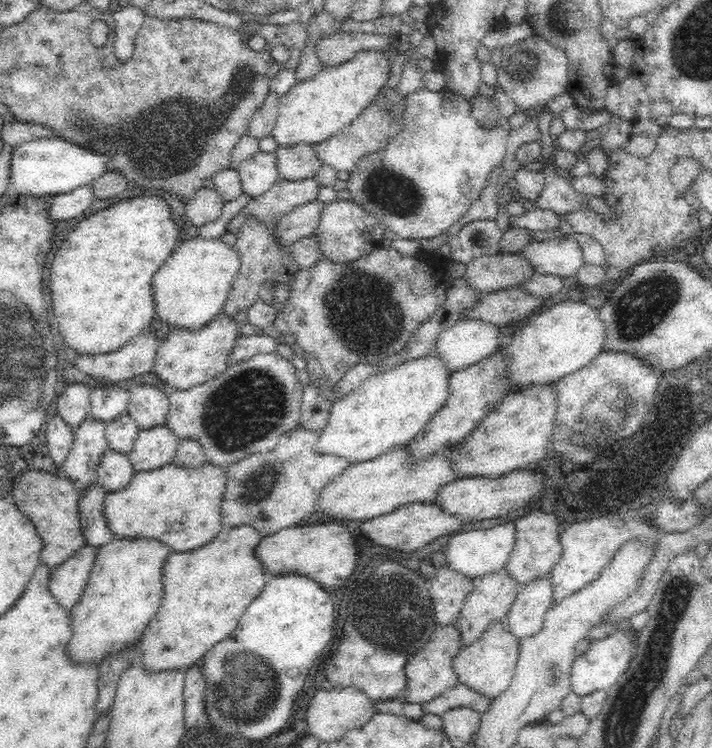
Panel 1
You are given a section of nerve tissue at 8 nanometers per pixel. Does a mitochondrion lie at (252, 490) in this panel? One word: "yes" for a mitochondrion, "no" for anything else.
yes

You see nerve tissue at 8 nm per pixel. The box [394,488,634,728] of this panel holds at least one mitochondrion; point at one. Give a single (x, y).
(551, 672)

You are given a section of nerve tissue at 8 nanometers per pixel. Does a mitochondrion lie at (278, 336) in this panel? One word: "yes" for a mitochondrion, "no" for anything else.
no

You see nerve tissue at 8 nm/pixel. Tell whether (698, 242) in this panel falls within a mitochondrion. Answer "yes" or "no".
no

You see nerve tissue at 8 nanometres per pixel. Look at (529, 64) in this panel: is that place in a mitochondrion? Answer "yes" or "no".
yes

